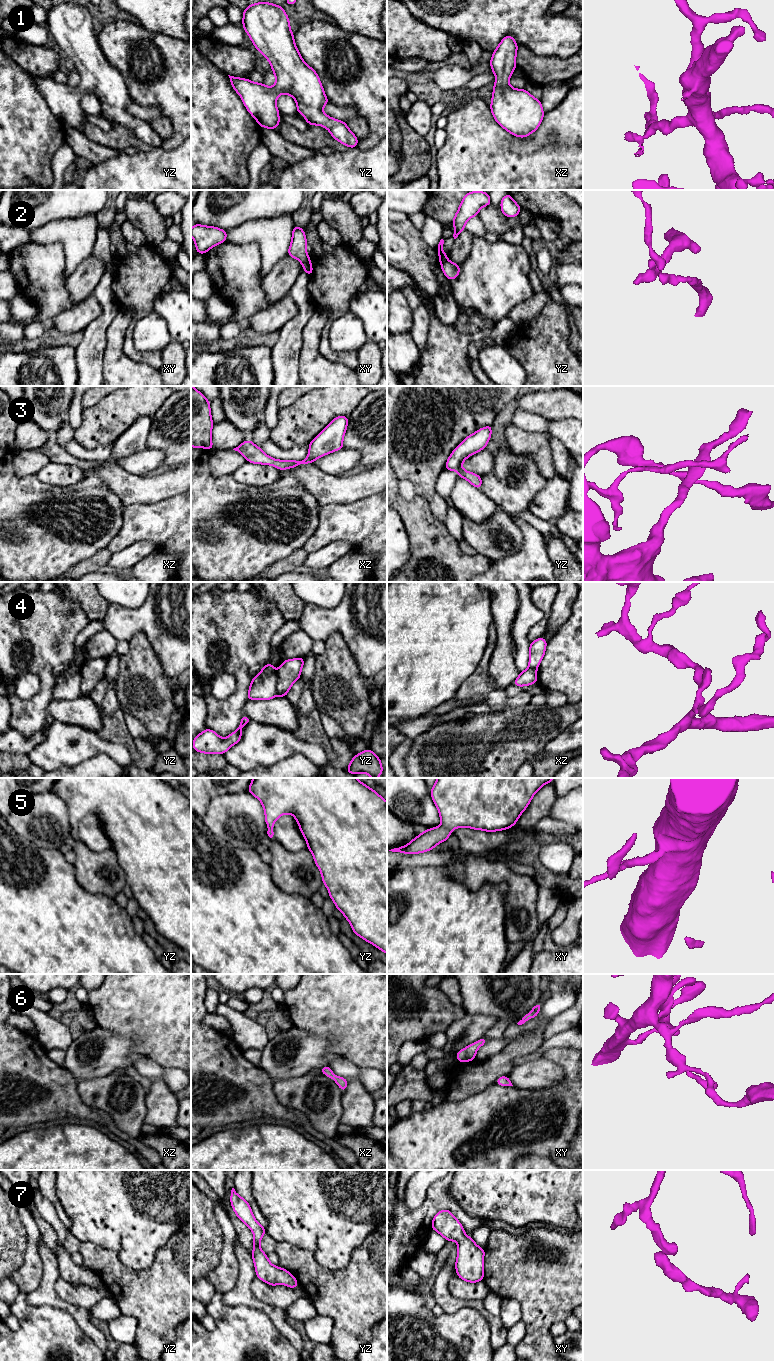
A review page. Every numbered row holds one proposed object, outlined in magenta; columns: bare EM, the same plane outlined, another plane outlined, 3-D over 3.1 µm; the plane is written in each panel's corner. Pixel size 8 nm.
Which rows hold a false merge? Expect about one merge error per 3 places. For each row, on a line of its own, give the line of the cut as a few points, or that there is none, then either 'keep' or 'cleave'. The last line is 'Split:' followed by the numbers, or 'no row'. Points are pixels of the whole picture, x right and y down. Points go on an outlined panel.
1: cut none; keep
2: cut xy (309, 259), (302, 264); cleave
3: cut xz (307, 457), (312, 461); cleave
4: cut yz (277, 673), (276, 694); cleave
5: cut none; keep
6: cut none; keep
7: cut none; keep
Split: 2, 3, 4

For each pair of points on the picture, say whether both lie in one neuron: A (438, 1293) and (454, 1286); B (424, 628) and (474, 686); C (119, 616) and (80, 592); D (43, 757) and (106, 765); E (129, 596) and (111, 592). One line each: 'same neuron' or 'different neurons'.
A: different neurons
B: different neurons
C: different neurons
D: different neurons
E: same neuron

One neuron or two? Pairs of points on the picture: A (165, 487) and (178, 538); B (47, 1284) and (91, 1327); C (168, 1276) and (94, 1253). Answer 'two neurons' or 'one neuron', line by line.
A: two neurons
B: one neuron
C: one neuron

